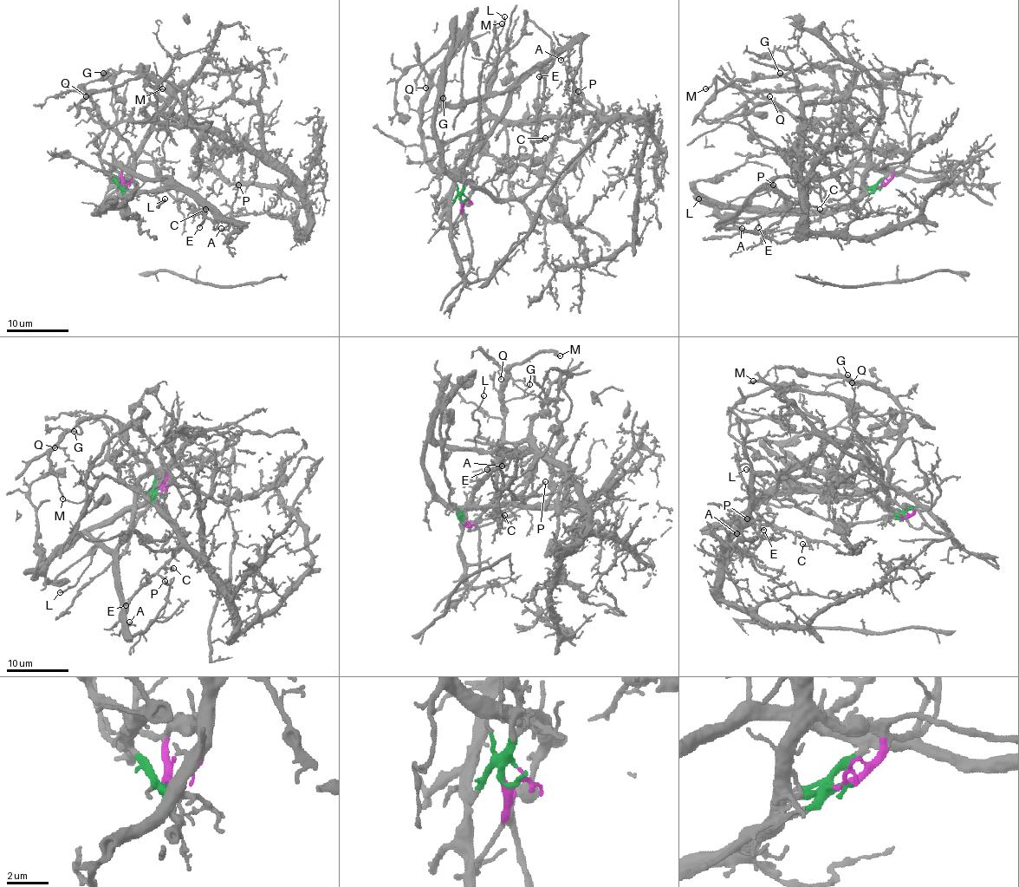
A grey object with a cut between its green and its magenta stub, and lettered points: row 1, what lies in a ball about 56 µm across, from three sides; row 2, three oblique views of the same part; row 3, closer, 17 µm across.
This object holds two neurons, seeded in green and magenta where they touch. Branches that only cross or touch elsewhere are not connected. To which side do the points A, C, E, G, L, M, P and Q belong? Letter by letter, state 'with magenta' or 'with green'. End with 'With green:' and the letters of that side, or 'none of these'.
A: with green
C: with green
E: with green
G: with magenta
L: with green
M: with magenta
P: with green
Q: with magenta
With green: A, C, E, L, P

